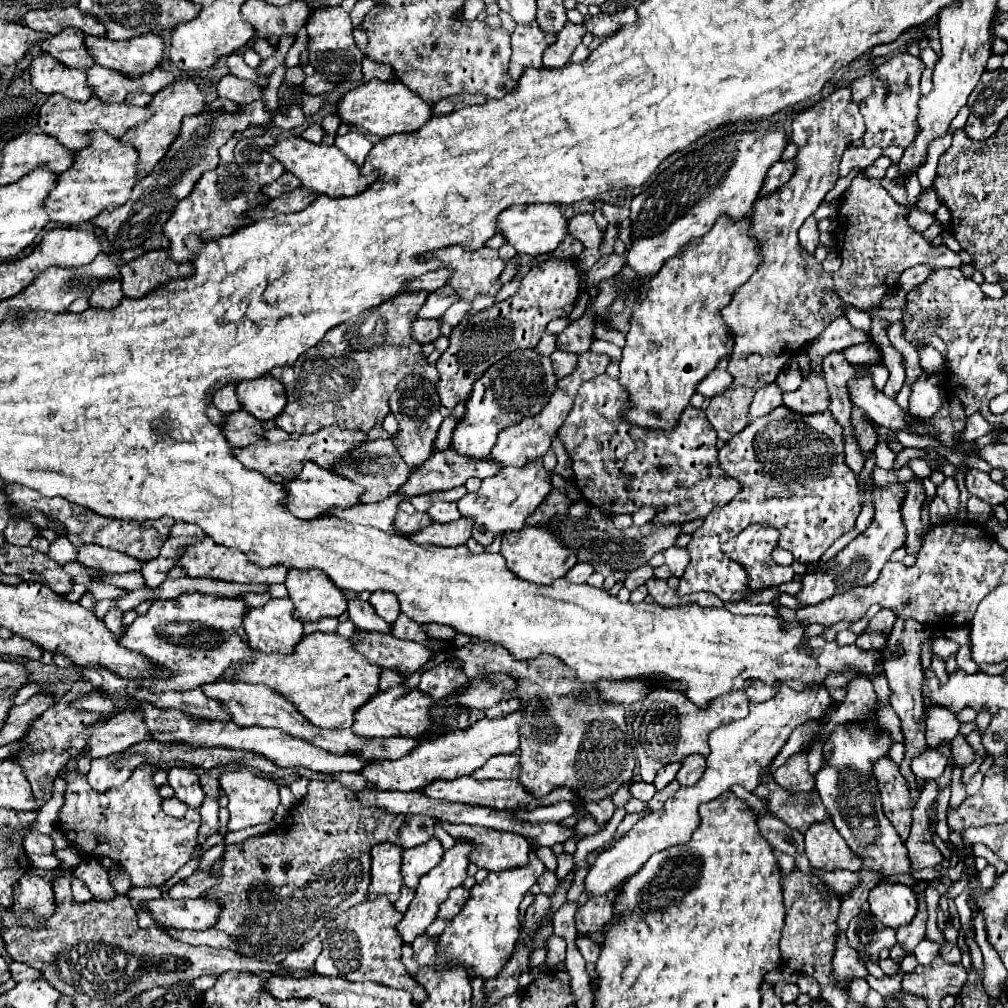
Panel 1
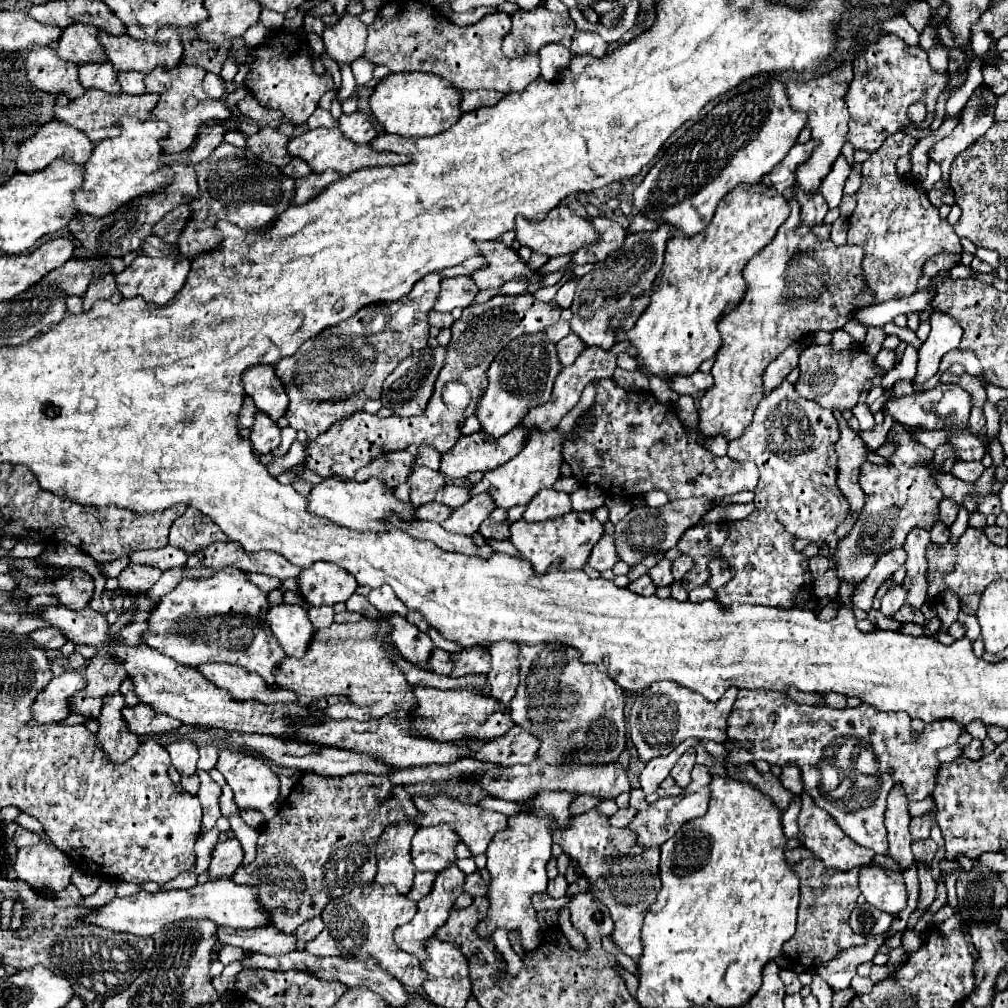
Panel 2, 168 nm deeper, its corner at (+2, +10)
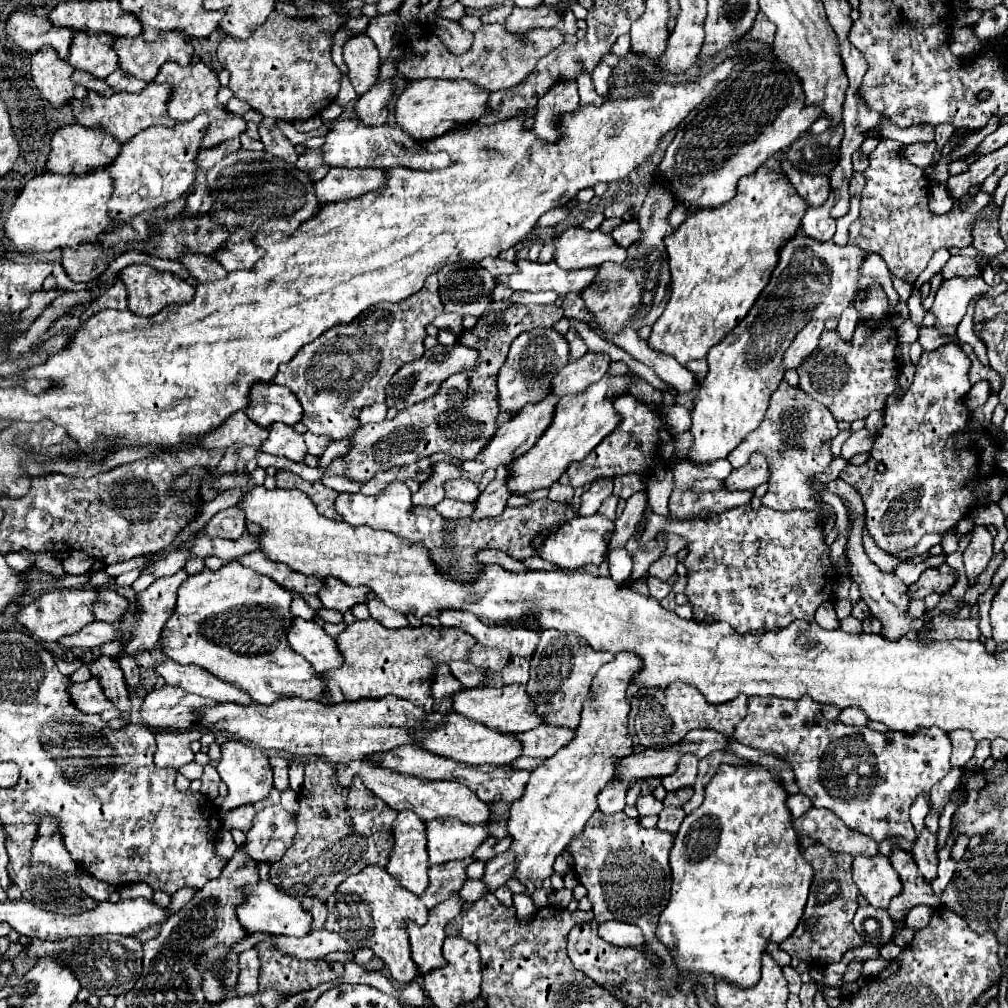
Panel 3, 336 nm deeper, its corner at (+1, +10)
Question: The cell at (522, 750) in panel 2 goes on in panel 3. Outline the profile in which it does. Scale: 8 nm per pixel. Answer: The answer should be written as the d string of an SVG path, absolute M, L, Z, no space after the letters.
M540 725L532 731L520 733L524 739L524 755L528 757L552 757L558 749L566 747L576 737L576 729L562 725Z

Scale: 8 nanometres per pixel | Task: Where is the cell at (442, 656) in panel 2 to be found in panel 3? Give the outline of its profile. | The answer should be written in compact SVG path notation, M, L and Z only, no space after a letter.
M450 663L450 669L452 669L452 675L466 687L466 689L472 689L472 687L480 687L484 683L484 669L482 667L476 667L472 663Z

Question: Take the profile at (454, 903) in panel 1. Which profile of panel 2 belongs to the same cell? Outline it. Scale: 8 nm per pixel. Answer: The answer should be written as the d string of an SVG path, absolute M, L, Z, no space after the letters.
M471 873L465 877L465 885L463 885L463 893L469 893L471 897L479 897L487 893L487 885L481 881L479 873Z

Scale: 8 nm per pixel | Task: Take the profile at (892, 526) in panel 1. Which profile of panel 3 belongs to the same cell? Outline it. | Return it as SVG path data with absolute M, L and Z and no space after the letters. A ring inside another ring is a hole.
M950 343L950 345L944 345L944 347L936 349L936 351L924 351L922 357L920 357L920 361L916 363L916 375L914 375L912 385L910 385L908 389L896 389L892 395L888 395L886 407L884 407L884 427L882 427L882 429L876 433L876 437L874 437L874 445L872 445L872 449L868 451L868 453L870 453L870 459L868 459L864 465L860 465L860 467L848 465L848 467L854 467L854 469L850 471L850 475L848 475L848 481L850 481L850 485L852 485L856 491L860 491L862 501L864 501L864 505L866 505L866 527L868 527L872 539L876 541L876 545L878 545L880 549L888 551L888 553L898 553L898 551L902 551L902 549L912 549L926 533L940 533L940 531L946 531L946 529L950 529L952 525L956 525L960 519L964 519L964 517L972 511L974 499L978 501L978 495L980 495L978 485L980 485L980 481L996 473L996 453L1000 451L1000 443L998 443L998 441L992 441L992 435L990 435L986 429L978 429L978 431L976 431L976 441L972 441L974 435L964 433L964 431L974 431L974 429L970 427L970 415L972 415L972 413L970 413L970 409L964 405L964 395L966 395L966 393L970 391L970 387L972 387L972 383L970 383L970 379L968 379L968 371L970 371L970 359L968 359L968 355L964 353L964 349L962 349L960 345ZM878 465L884 465L884 471L878 471ZM974 495L976 495L976 497L974 497Z

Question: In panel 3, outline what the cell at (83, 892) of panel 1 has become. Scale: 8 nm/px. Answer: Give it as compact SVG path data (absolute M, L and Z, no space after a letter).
M82 875L82 877L80 877L80 887L82 887L82 891L84 891L86 895L90 895L90 897L96 899L96 901L108 899L108 895L116 889L112 883L100 881L100 879L92 877L92 875Z

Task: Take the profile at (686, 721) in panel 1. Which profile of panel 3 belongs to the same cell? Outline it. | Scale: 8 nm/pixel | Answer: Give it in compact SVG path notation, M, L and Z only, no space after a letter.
M672 683L666 689L656 689L650 695L640 699L638 713L634 717L634 731L638 741L648 747L652 743L652 749L664 749L680 743L688 731L694 729L714 729L720 731L724 737L732 737L736 725L744 719L748 709L748 697L738 695L736 701L724 703L724 705L708 705L704 695L686 683Z

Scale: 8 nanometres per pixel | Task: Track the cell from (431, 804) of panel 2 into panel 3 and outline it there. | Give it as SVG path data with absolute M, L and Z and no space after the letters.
M365 760L336 763L334 771L343 787L350 786L353 778L358 775L362 779L362 783L366 787L370 787L370 791L374 791L372 795L376 795L378 799L382 799L388 807L392 807L396 811L408 809L426 821L436 819L436 817L456 817L456 787L444 787L444 783L440 783L440 781L430 781L430 779L420 779L414 775L396 773L390 769L384 769L382 765L375 762Z

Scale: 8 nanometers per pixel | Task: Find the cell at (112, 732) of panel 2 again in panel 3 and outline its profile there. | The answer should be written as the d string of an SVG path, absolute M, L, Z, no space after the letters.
M100 655L92 663L88 663L88 669L90 669L90 673L94 677L100 679L104 691L108 691L108 695L112 699L112 705L116 709L124 711L124 719L130 719L132 703L130 703L130 697L128 697L128 691L126 691L126 683L124 683L124 675L122 675L122 669L118 667L118 663L112 661L106 655Z

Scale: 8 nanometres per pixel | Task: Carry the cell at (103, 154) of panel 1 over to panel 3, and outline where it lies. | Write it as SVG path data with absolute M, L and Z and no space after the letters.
M196 115L192 121L178 123L174 129L160 125L148 127L124 143L116 161L108 165L108 173L114 179L110 215L116 221L130 221L136 215L152 213L156 207L182 197L196 179L196 157L202 149L208 123L208 115Z

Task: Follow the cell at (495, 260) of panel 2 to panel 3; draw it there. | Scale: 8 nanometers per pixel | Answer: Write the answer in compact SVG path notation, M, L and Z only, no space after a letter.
M528 259L516 261L518 271L496 279L500 285L506 285L514 291L556 291L558 295L566 293L582 293L596 281L596 271L584 269L584 271L564 271L556 265L556 261L550 261L546 265L530 263Z

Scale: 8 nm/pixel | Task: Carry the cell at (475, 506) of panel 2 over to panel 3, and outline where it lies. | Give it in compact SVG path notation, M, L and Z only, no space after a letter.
M502 465L496 469L496 479L480 493L472 519L496 517L496 515L500 515L500 511L506 509L506 503L512 495L508 489L508 483L506 483L508 473L510 473L510 465Z

